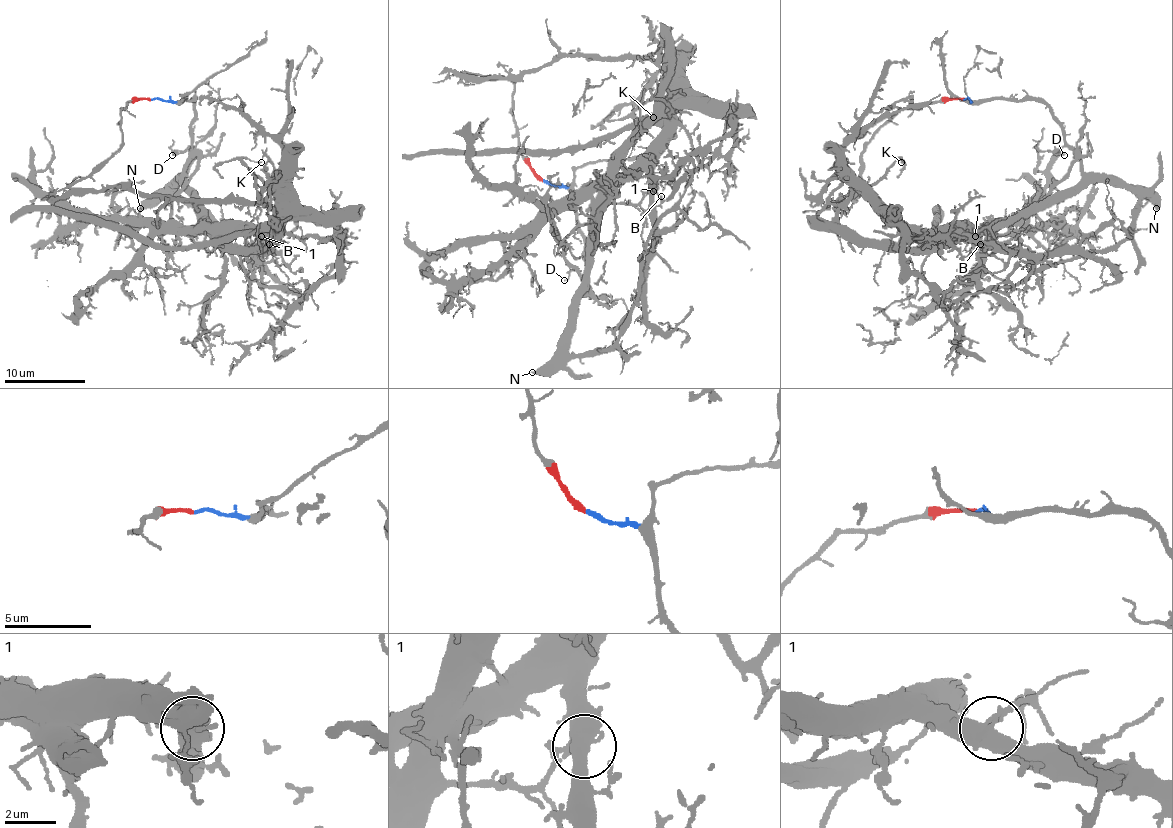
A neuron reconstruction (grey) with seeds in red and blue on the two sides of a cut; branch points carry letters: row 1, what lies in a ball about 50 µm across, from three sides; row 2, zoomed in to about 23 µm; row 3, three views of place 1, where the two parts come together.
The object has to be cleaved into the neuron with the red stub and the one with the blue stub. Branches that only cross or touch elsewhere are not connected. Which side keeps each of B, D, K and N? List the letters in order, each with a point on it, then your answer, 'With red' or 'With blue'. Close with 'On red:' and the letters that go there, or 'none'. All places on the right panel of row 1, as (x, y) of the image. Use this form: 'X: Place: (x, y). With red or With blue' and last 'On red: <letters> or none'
B: Place: (980, 244). With red
D: Place: (1064, 155). With blue
K: Place: (901, 162). With red
N: Place: (1156, 208). With blue
On red: B, K

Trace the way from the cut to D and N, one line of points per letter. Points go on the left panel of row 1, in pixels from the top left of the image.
D: (149, 99), (192, 99), (190, 144), (182, 152), (172, 154)
N: (149, 99), (192, 99), (192, 154), (186, 168), (139, 209)

